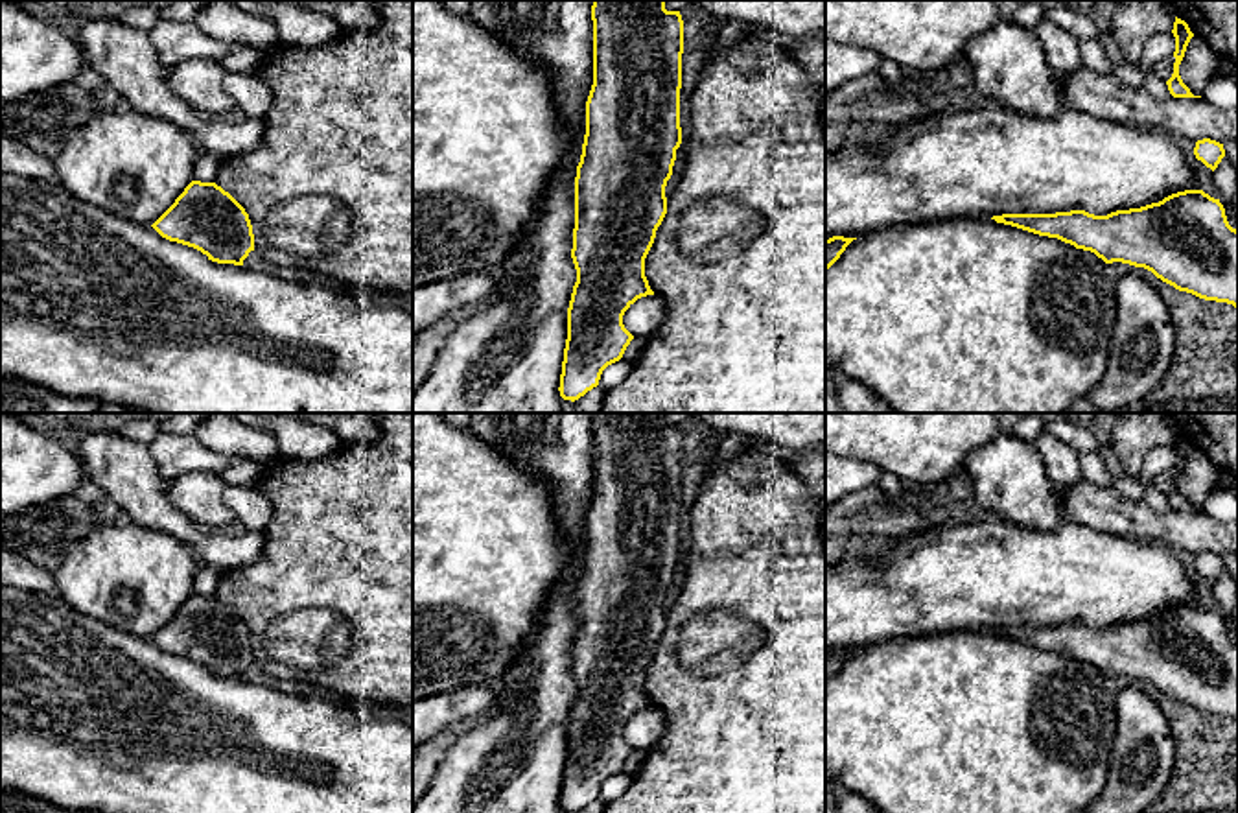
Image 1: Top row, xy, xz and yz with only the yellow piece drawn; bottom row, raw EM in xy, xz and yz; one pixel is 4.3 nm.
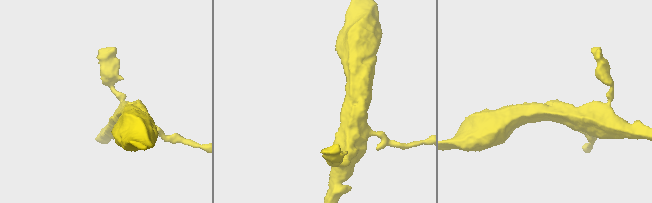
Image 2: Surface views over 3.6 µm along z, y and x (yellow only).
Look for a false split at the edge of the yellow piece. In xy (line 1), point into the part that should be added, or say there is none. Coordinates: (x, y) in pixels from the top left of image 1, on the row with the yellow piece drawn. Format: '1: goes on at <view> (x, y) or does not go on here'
1: does not go on here

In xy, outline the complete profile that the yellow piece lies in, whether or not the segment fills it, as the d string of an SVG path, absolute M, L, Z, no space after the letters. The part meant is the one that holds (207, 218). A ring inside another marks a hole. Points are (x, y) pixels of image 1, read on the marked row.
M192 181L151 227L217 264L243 265L254 251L249 214L216 183Z

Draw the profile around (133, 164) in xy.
M122 107L70 131L52 162L79 201L151 227L193 181L199 151L182 127Z

